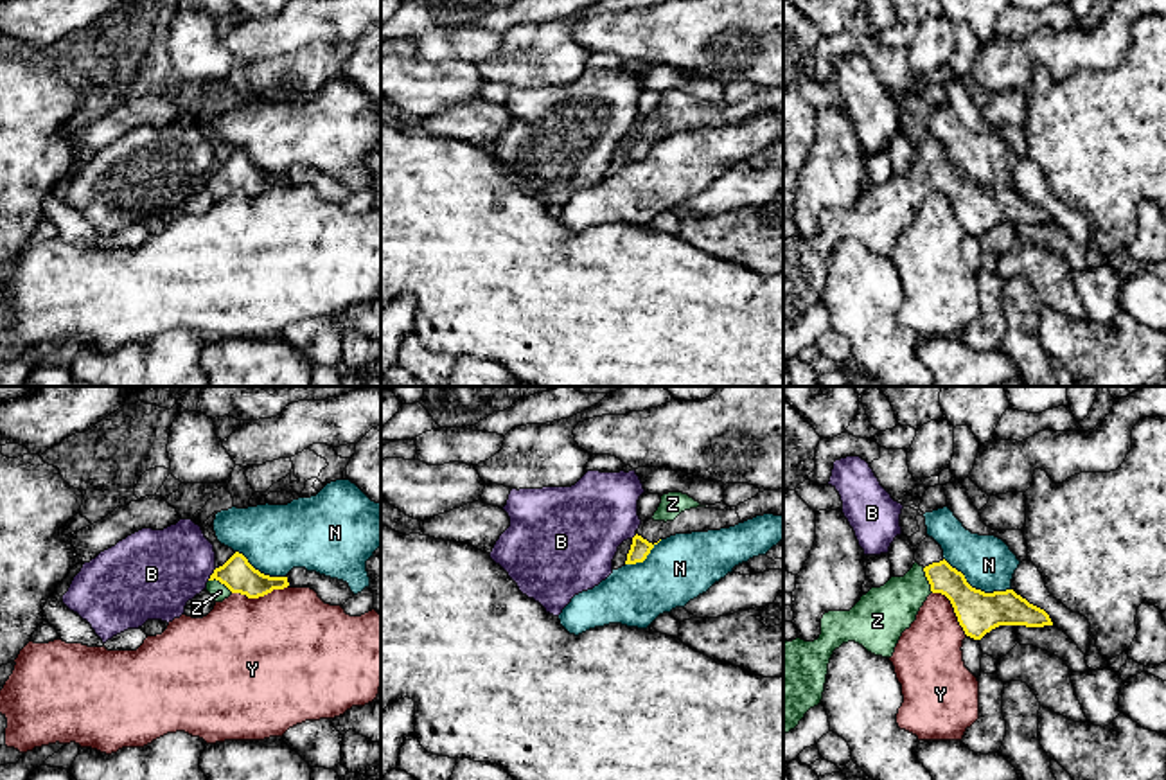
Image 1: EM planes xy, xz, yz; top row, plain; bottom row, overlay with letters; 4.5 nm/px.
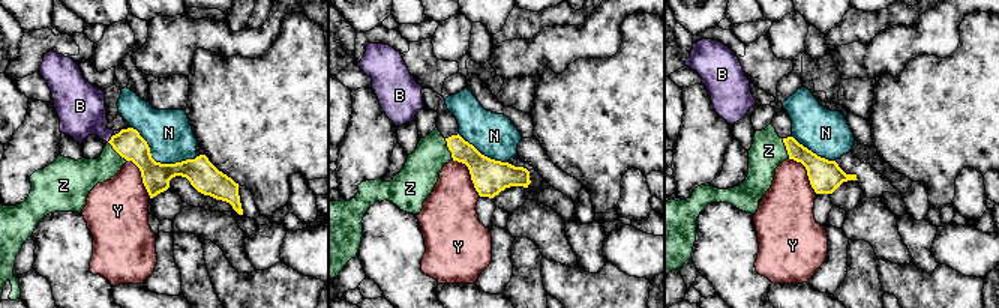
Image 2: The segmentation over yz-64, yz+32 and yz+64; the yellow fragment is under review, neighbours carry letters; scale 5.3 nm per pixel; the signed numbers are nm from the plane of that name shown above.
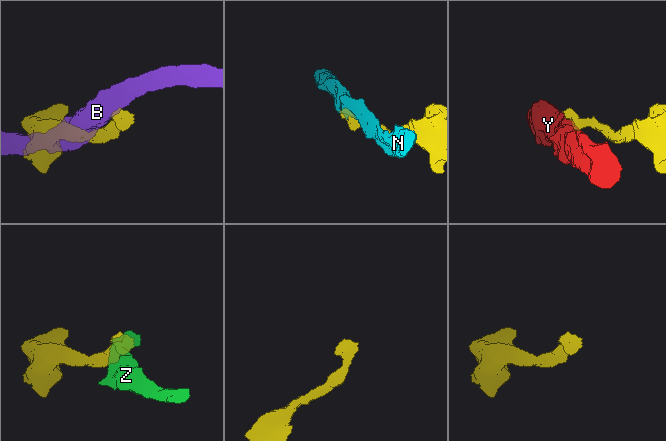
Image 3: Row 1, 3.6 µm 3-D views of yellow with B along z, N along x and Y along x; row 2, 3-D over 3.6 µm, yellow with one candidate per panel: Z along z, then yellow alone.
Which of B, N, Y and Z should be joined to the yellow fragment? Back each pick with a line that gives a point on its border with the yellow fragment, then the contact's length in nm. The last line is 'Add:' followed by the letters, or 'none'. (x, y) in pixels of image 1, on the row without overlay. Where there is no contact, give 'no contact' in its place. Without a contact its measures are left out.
Z: meets yellow in yz at (927, 177); contact 120 nm long
Add: Z

